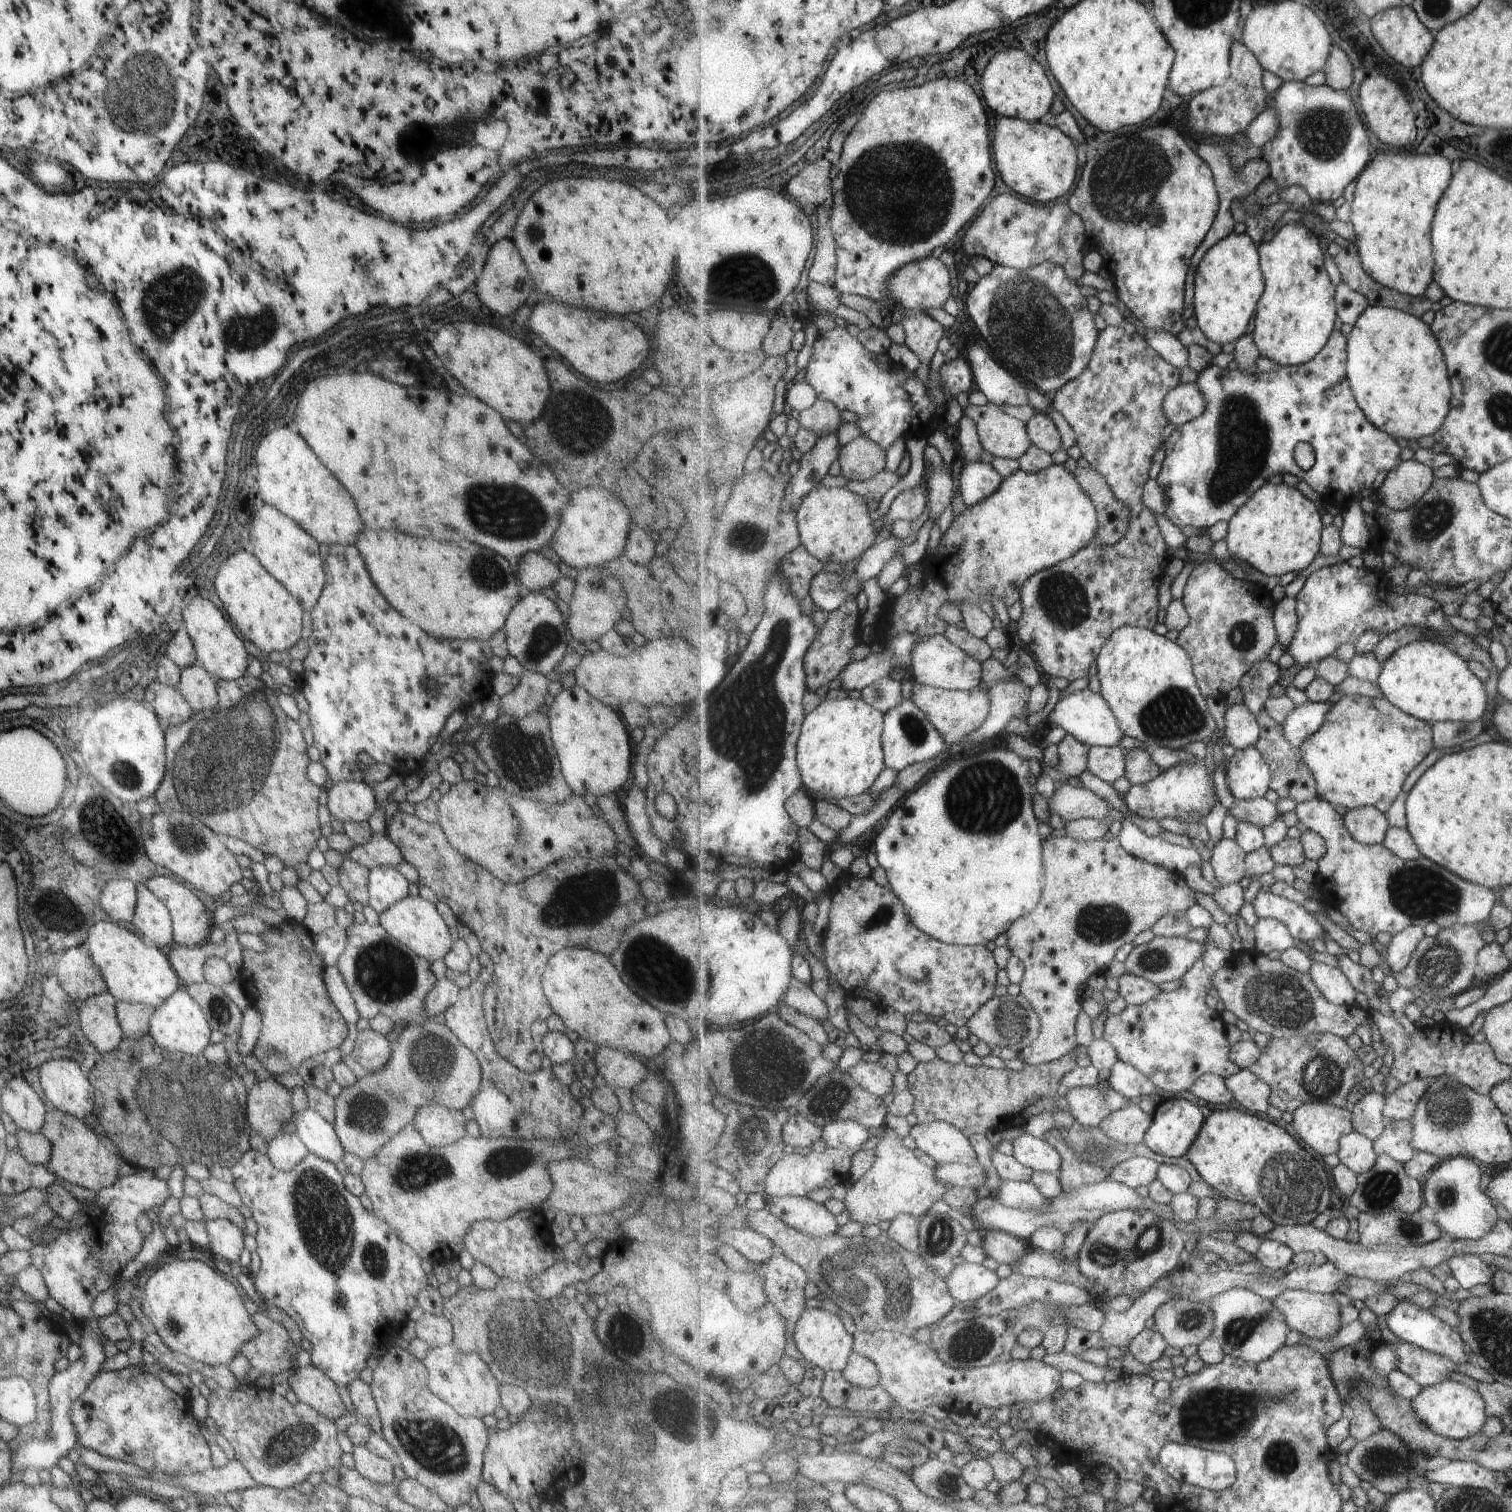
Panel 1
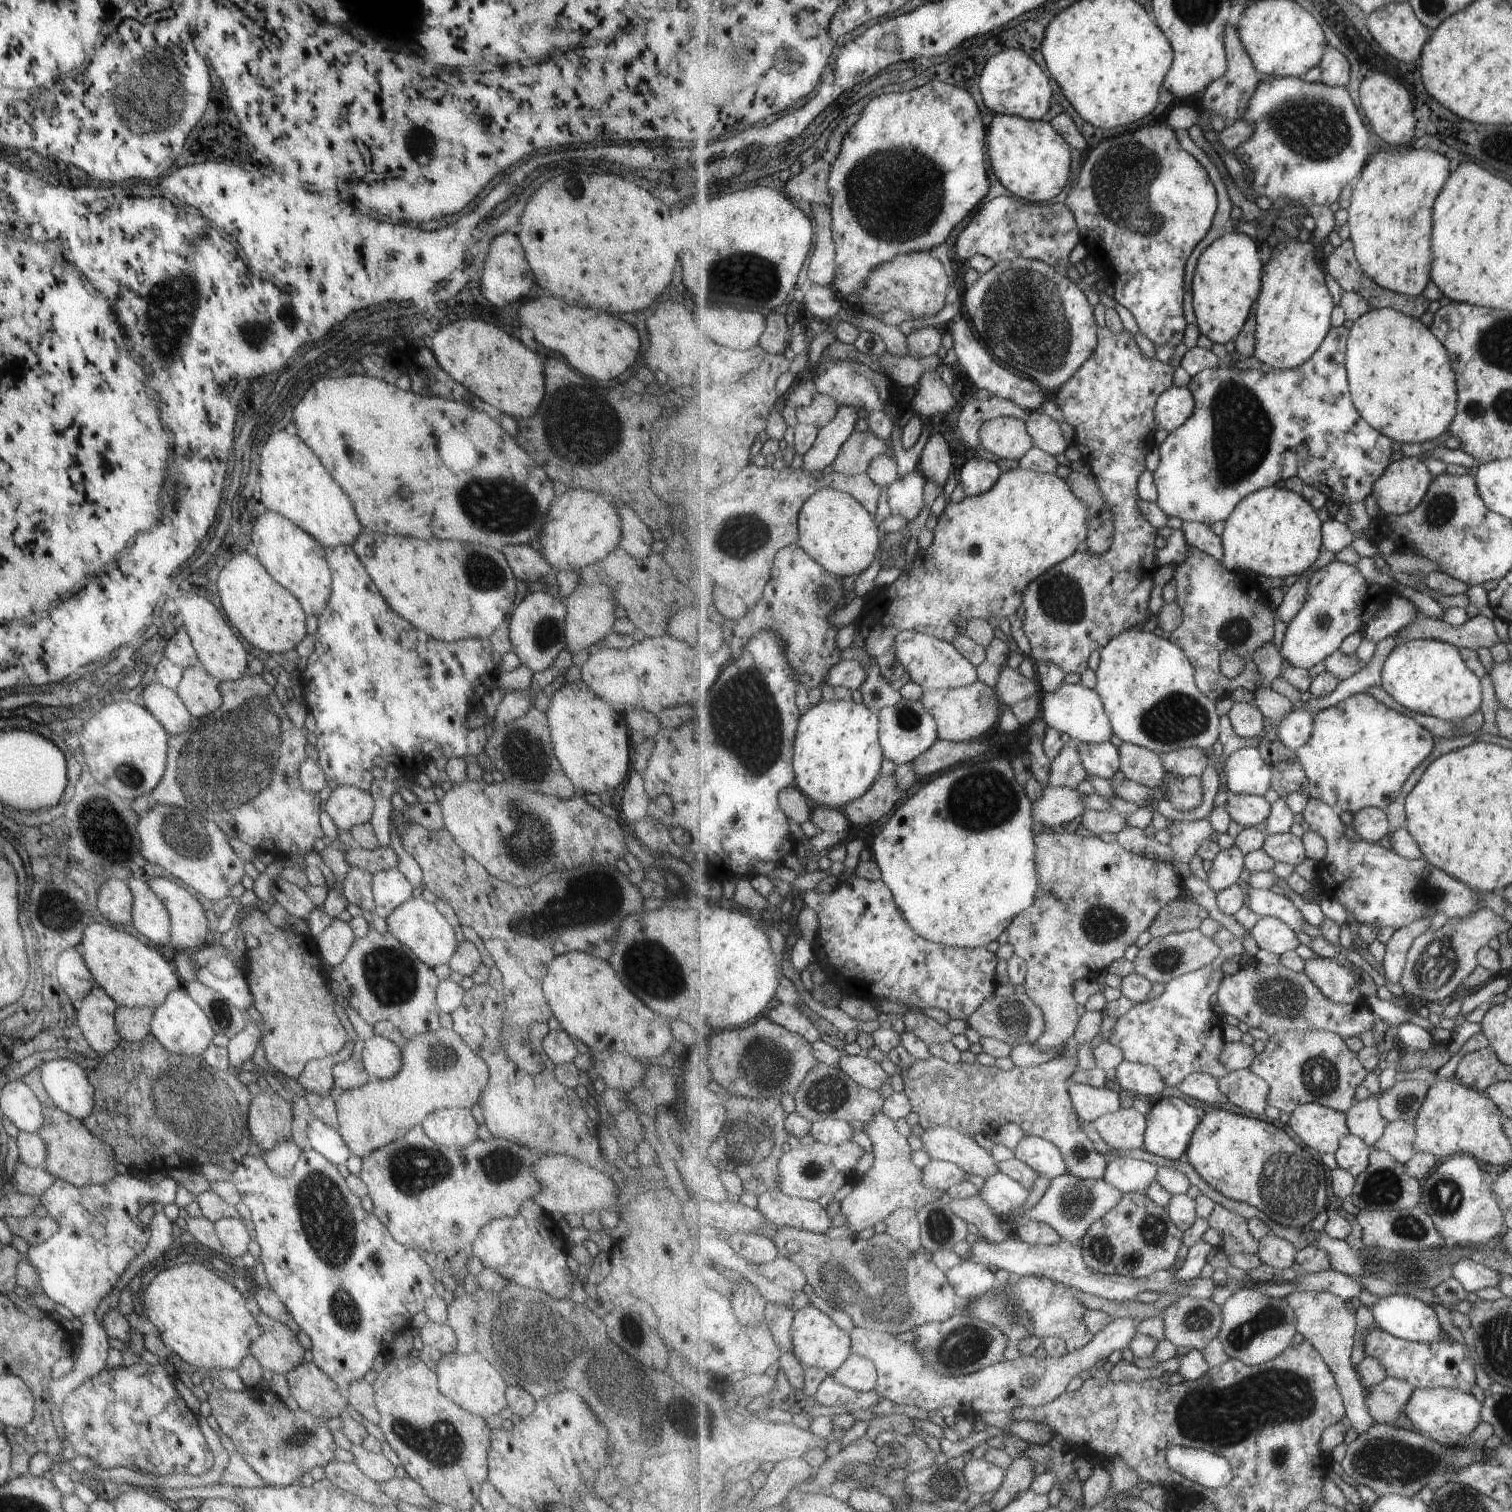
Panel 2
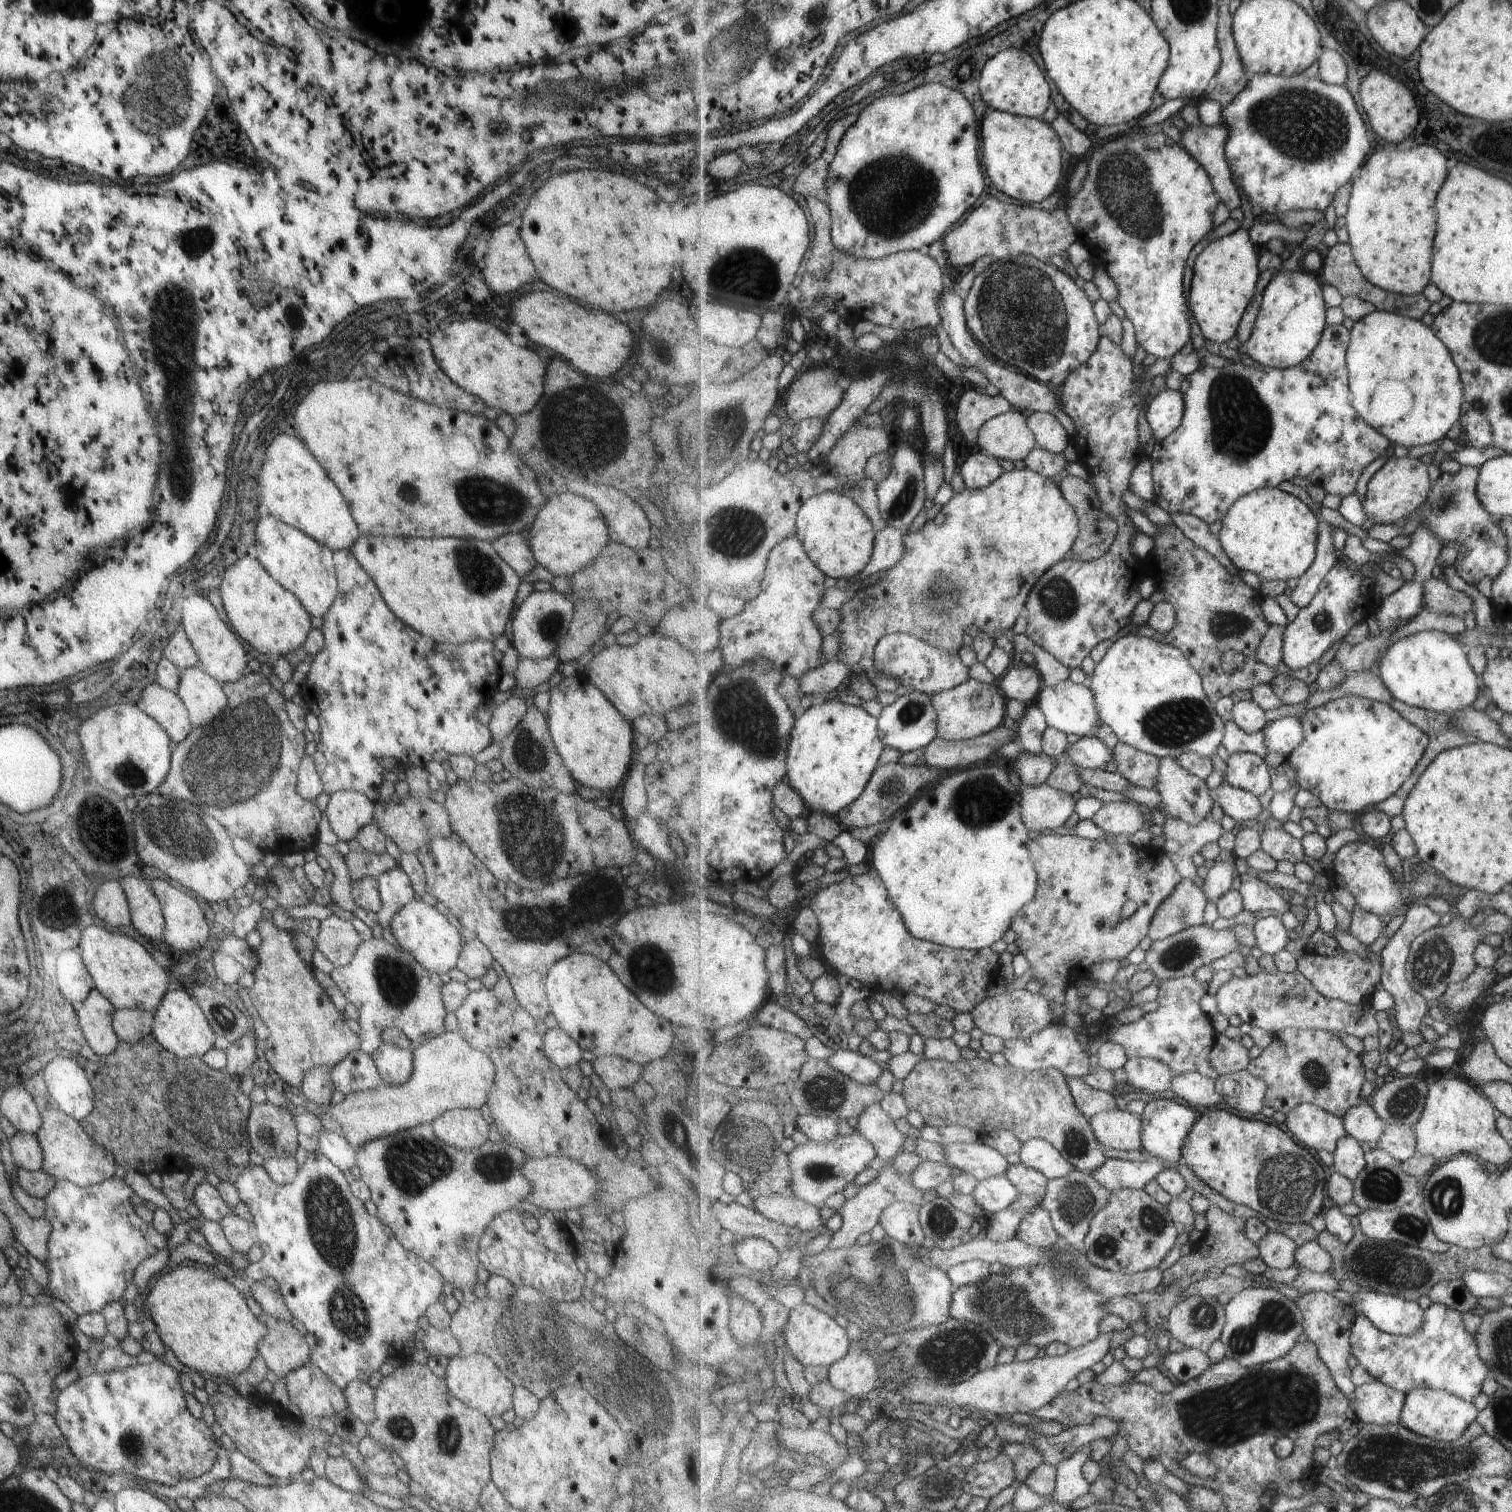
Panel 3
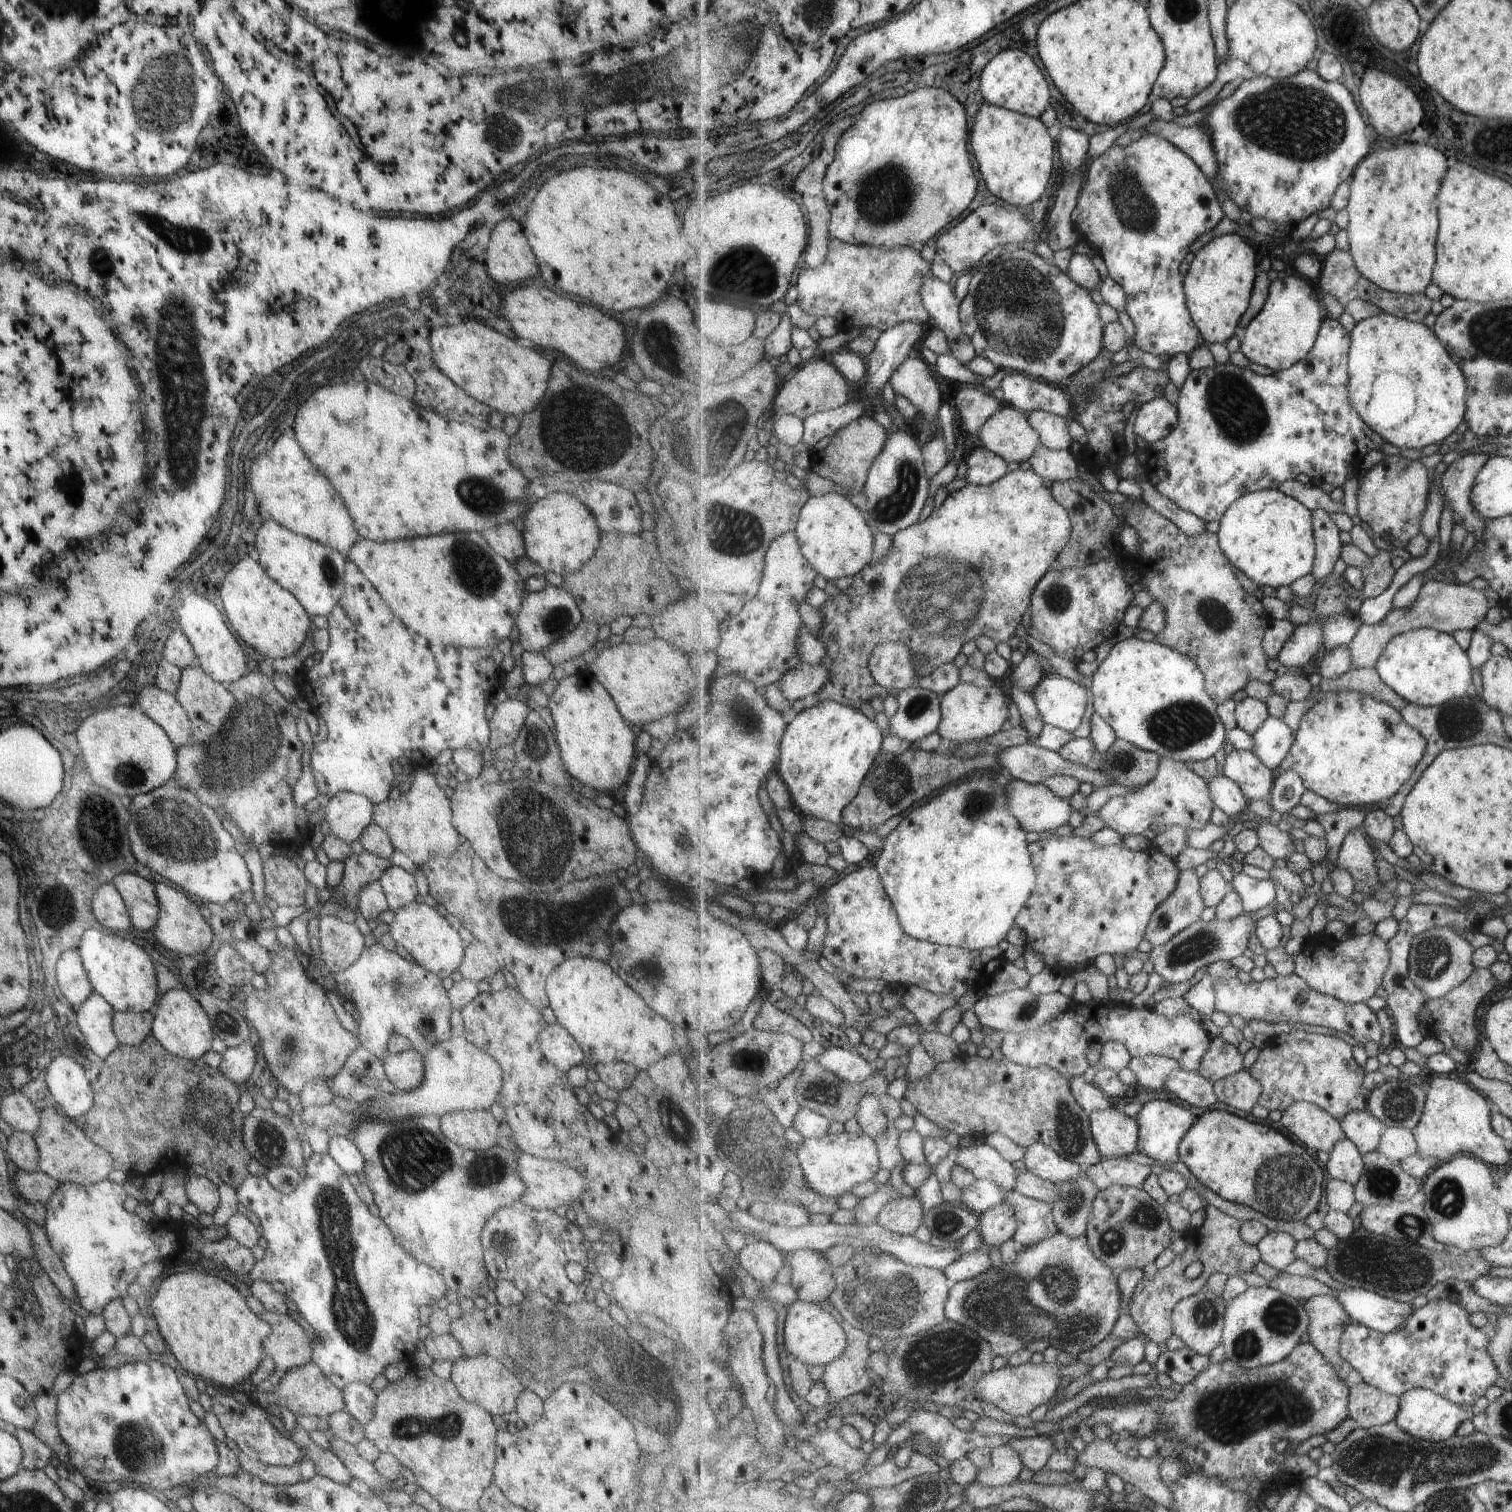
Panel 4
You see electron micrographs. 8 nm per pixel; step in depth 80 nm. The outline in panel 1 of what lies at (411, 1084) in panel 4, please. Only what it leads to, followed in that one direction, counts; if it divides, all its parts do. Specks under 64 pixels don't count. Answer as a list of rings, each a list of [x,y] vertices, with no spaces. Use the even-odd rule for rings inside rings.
[[[366,1028],[357,1033],[350,1055],[359,1066],[370,1073],[385,1066],[392,1051],[392,1043],[382,1034]]]

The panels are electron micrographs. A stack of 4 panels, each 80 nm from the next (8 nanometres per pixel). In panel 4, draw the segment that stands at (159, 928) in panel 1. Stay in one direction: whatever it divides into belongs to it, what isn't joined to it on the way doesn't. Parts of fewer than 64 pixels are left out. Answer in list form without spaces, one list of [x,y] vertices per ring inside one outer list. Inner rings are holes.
[[[125,873],[117,874],[111,883],[124,902],[133,928],[152,930],[159,910],[153,882]]]

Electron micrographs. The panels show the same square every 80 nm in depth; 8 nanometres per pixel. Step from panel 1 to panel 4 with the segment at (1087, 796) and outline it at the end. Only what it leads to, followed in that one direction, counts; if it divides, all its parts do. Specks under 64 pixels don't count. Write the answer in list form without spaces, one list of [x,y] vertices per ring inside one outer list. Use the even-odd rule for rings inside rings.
[[[1012,778],[1006,785],[1006,795],[1010,811],[1015,818],[1021,823],[1021,826],[1027,832],[1051,832],[1053,829],[1059,828],[1061,825],[1069,822],[1071,816],[1071,804],[1069,800],[1065,800],[1057,796],[1048,786],[1028,783],[1019,779]]]

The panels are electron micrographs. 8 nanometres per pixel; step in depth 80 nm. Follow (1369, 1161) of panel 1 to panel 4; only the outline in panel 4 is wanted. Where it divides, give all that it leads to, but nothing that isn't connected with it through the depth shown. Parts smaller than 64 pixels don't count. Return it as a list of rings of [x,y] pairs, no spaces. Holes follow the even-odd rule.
[[[1351,1139],[1340,1142],[1329,1153],[1325,1163],[1326,1172],[1331,1179],[1339,1179],[1356,1185],[1364,1173],[1365,1163],[1359,1147]]]

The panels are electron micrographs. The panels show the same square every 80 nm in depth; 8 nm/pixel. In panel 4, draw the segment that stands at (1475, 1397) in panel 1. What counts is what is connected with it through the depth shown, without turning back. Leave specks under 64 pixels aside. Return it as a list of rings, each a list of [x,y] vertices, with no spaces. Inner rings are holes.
[[[1419,1387],[1400,1396],[1400,1409],[1394,1421],[1399,1424],[1401,1430],[1409,1432],[1415,1438],[1440,1443],[1451,1440],[1453,1436],[1457,1435],[1457,1430],[1461,1428],[1461,1424],[1467,1420],[1473,1420],[1473,1417],[1474,1415],[1469,1408],[1465,1411],[1459,1404],[1429,1389]]]

